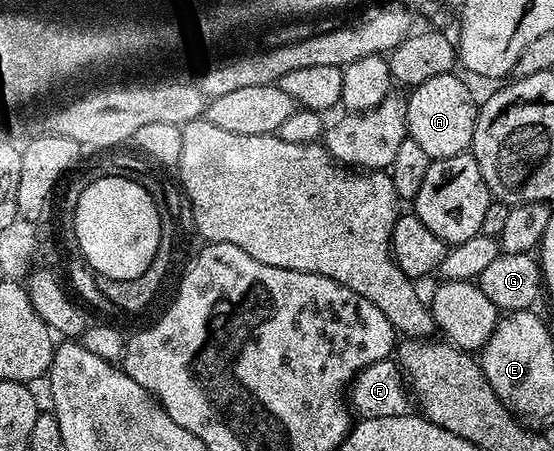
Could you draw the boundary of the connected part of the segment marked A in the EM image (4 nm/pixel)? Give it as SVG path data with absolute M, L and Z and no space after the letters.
M455 72L434 75L407 94L406 119L408 136L419 143L433 159L469 152L476 126L478 101L472 98L468 85Z

